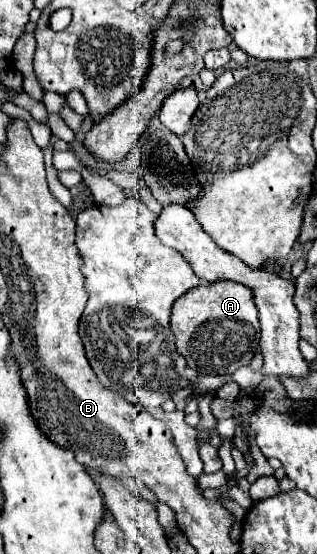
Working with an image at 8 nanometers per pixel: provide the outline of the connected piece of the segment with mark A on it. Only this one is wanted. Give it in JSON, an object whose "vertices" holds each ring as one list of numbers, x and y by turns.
{"vertices":[[233,281,205,283,179,297,173,305,171,329,175,333,177,353,183,355,187,365,201,375,233,375,239,367,249,365,259,349,259,321,257,307,253,303,253,293,249,287,243,287]]}

